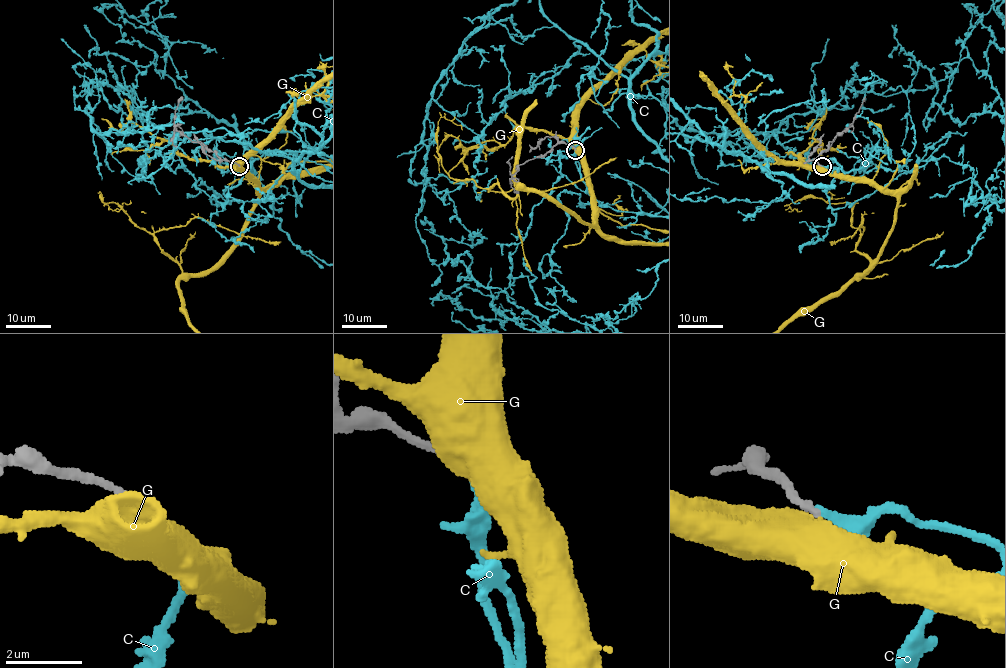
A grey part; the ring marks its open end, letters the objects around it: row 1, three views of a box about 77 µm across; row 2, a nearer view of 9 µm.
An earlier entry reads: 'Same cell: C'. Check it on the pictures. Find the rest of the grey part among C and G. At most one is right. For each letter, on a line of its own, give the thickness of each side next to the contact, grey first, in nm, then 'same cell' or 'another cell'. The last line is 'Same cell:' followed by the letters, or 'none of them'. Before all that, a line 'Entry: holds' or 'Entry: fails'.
Entry: holds
C: 200 nm thick on the grey side, 300 nm on the other; same cell
G: 200 nm thick on the grey side, 750 nm on the other; another cell
Same cell: C

